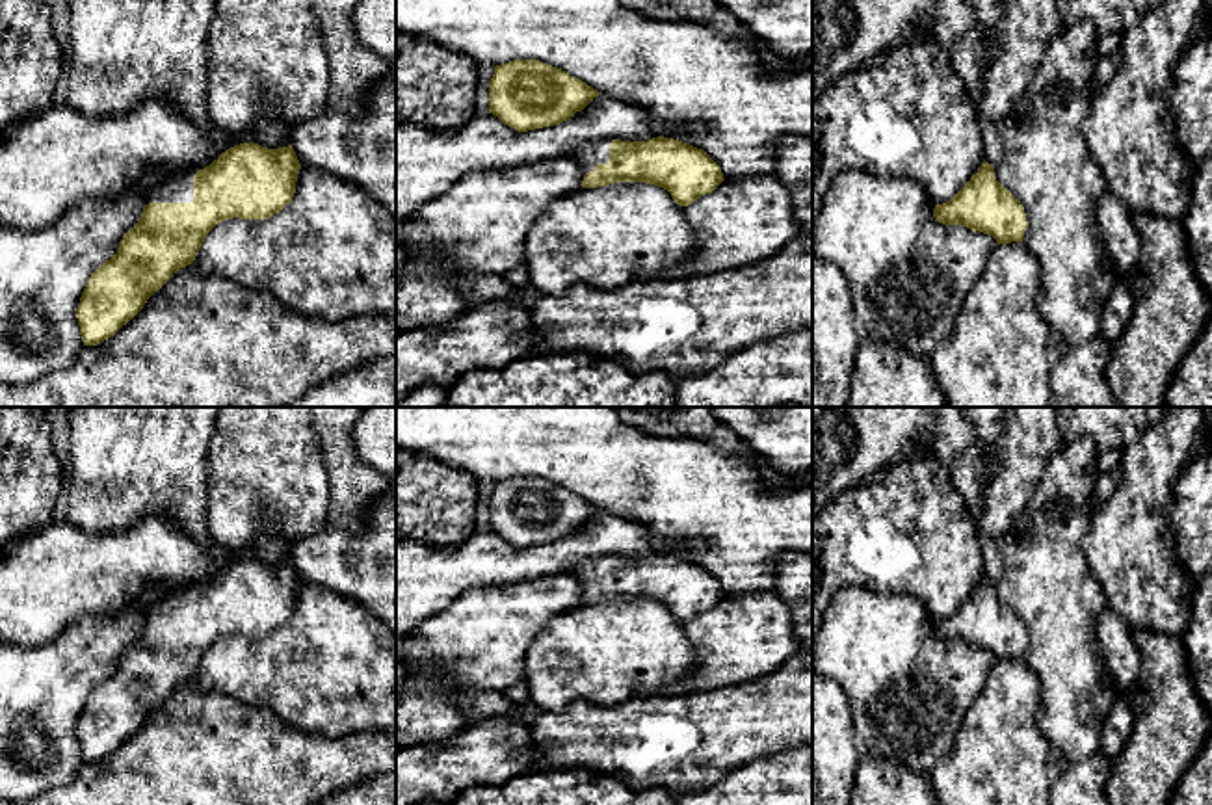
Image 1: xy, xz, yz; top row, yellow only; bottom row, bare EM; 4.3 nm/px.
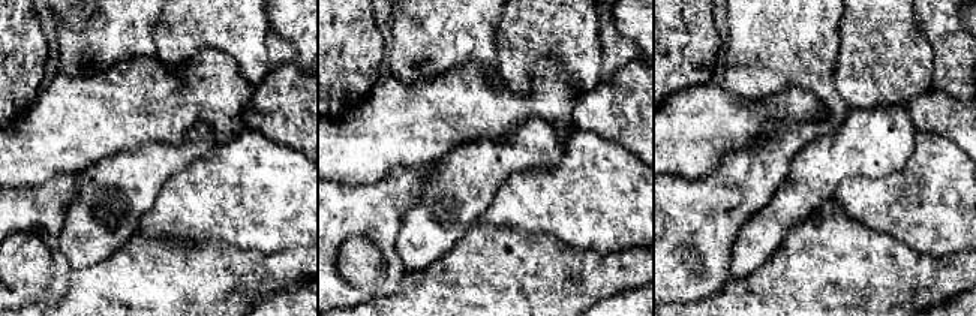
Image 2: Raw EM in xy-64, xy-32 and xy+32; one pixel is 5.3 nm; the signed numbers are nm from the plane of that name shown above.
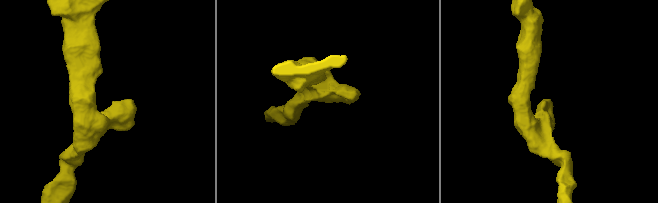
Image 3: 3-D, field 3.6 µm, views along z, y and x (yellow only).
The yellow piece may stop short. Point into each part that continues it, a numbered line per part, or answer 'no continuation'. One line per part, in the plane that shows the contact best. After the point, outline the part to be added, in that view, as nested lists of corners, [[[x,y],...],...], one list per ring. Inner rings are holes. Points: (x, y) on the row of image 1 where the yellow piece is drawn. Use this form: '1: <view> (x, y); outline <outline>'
1: xy (179, 188); outline [[[197,169],[171,175],[145,197],[145,205],[149,203],[191,203],[195,173]]]

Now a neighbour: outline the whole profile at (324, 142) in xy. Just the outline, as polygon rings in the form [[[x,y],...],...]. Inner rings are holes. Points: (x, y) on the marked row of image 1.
[[[387,74],[366,95],[361,119],[325,110],[292,128],[292,149],[303,167],[342,177],[396,216],[396,76]]]

